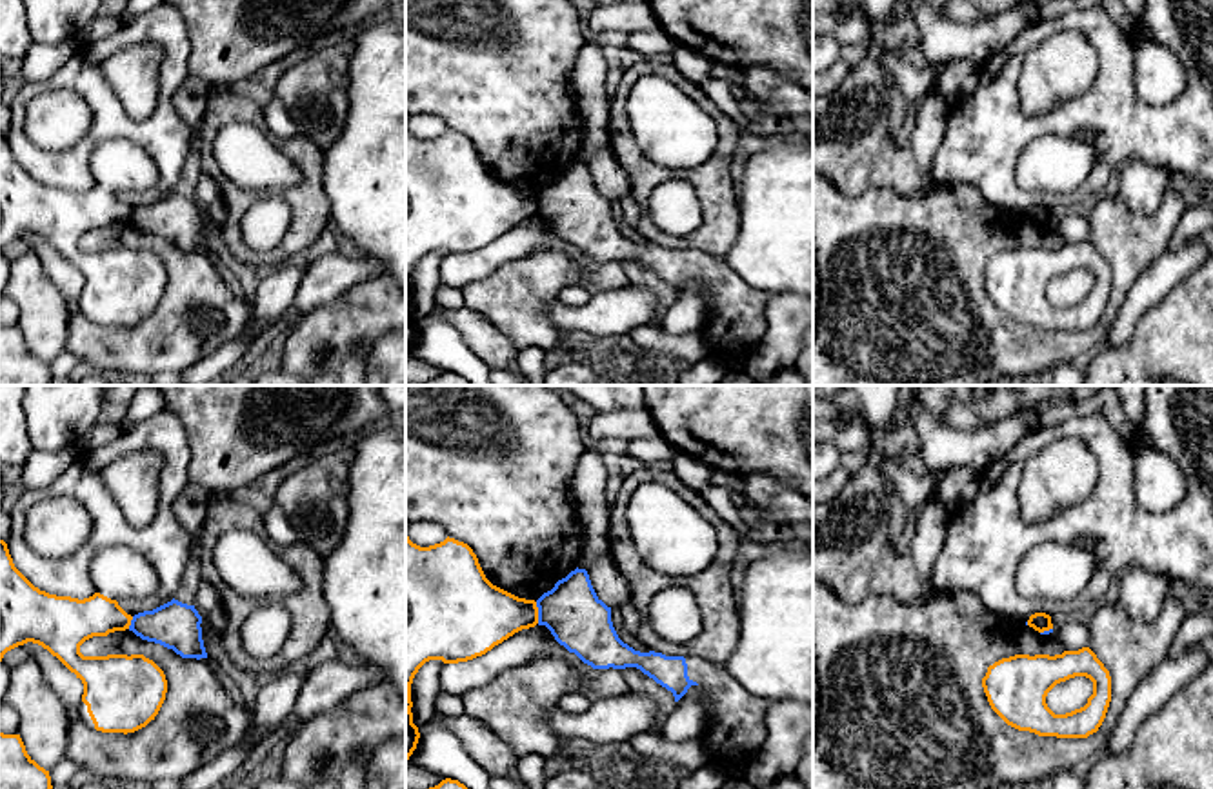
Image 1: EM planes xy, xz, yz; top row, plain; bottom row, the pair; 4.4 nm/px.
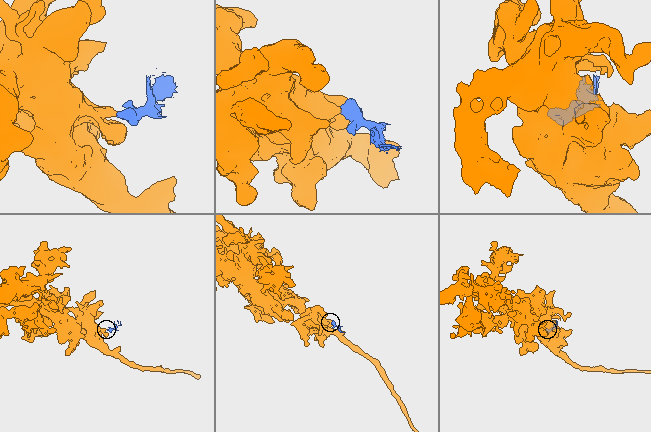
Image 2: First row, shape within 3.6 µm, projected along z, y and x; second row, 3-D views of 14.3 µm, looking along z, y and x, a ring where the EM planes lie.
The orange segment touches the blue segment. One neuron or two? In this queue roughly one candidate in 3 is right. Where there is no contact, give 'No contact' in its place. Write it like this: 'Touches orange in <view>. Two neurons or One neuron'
Touches orange in xz. Two neurons

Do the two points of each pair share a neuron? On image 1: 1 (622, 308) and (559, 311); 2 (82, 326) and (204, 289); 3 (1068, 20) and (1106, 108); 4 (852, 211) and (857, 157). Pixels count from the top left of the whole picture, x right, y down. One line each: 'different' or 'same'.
1: same
2: same
3: same
4: different

